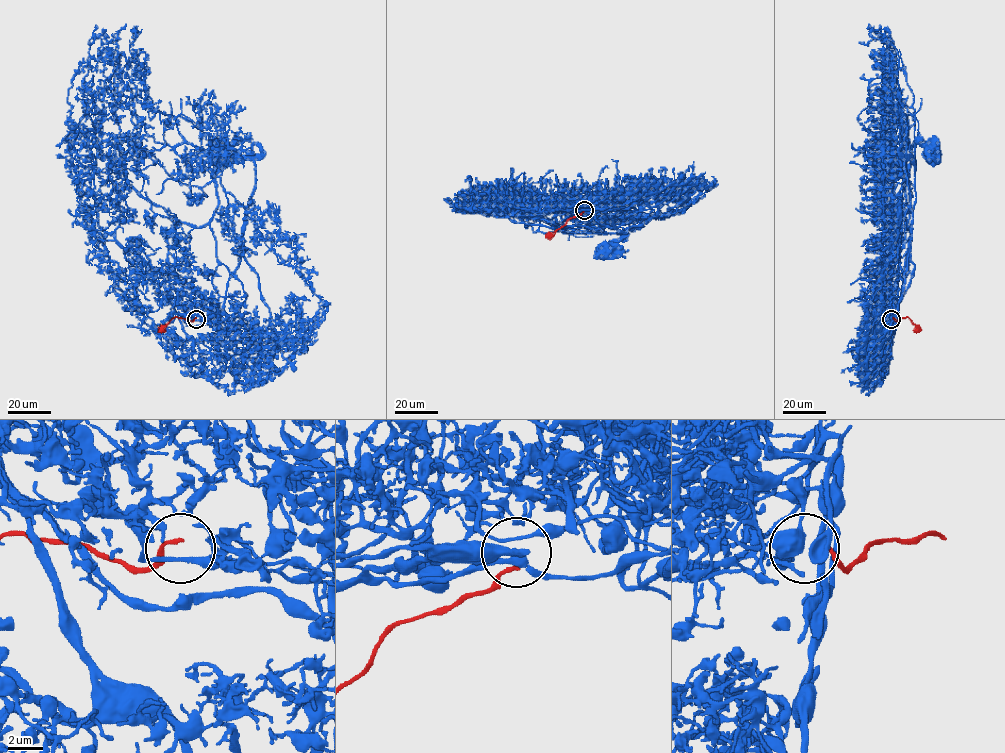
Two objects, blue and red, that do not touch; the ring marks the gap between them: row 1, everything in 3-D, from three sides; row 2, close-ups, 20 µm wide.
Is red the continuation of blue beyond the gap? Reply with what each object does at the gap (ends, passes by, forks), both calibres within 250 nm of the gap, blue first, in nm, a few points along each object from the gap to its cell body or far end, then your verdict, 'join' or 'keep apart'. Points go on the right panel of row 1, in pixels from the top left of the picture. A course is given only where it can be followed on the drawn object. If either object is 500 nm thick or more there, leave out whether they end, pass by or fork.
blue passes by; red ends there; 190 nm thick on the blue side, 240 nm on the other; blue runs (889, 319), (883, 315), (898, 303), (907, 265), (916, 192), (916, 141), (933, 149); red runs (893, 318), (896, 321), (907, 317), (917, 329); keep apart

